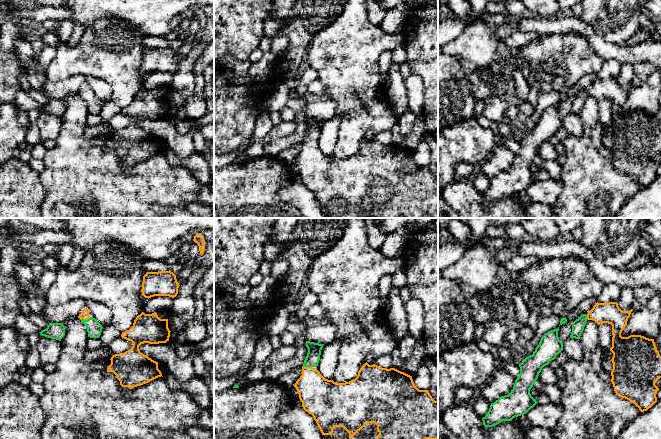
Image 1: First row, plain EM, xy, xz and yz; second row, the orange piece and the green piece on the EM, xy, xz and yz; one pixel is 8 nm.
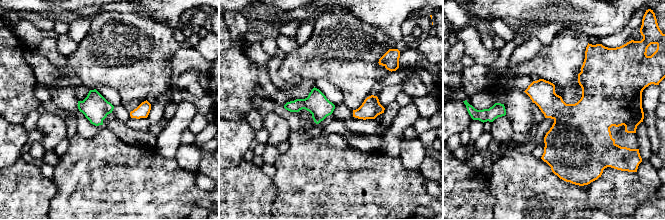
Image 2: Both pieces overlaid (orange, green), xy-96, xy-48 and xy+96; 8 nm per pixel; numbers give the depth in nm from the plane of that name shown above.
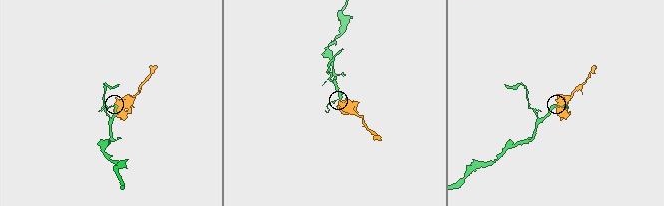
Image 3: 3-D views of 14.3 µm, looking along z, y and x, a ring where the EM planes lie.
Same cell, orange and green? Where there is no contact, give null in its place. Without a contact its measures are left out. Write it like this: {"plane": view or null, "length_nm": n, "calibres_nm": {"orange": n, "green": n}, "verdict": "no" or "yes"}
{"plane": "xz", "length_nm": 100, "calibres_nm": {"orange": 300, "green": 110}, "verdict": "yes"}

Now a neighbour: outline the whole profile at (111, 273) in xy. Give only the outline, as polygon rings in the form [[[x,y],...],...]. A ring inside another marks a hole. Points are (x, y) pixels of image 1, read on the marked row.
[[[102,241],[94,248],[85,252],[85,256],[80,266],[70,271],[66,267],[61,267],[56,273],[56,279],[47,291],[47,303],[52,306],[62,305],[73,299],[83,299],[85,301],[95,301],[106,305],[112,312],[111,325],[121,332],[129,330],[134,320],[144,310],[144,305],[148,298],[142,295],[143,276],[147,273],[143,264],[147,259],[144,258],[133,248],[116,241]]]

